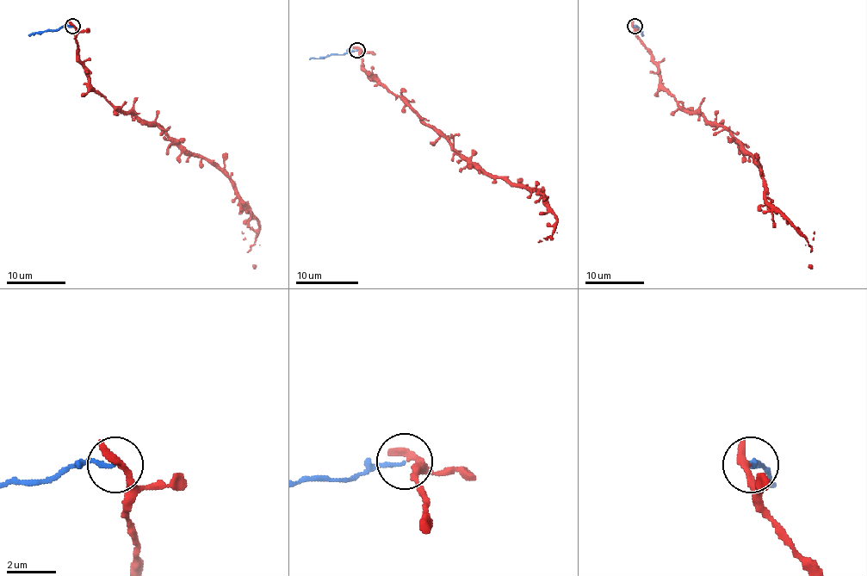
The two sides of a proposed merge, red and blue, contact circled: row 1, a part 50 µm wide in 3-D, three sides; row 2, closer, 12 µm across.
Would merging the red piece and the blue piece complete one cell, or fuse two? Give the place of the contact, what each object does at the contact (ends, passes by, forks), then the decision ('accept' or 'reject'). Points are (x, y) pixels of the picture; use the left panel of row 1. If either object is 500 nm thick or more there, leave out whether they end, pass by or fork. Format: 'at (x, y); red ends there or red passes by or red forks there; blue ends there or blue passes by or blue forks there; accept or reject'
at (72, 26); red passes by; blue ends there; reject

